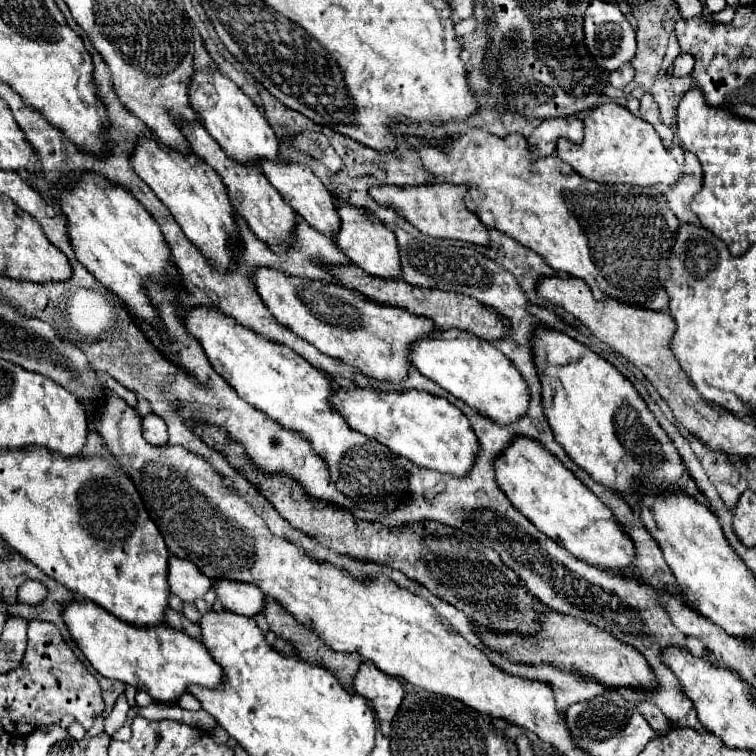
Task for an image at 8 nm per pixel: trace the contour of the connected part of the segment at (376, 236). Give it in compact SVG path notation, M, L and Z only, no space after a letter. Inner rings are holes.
M342 204L338 206L338 216L342 220L340 232L334 236L338 248L348 256L348 260L368 272L370 276L386 278L386 280L398 280L402 276L402 264L400 264L400 246L394 236L394 232L374 216L362 212L360 208Z

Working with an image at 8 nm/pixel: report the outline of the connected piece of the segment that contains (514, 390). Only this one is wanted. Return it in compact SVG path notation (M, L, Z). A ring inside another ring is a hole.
M434 330L430 338L420 340L412 348L410 358L418 372L496 424L514 424L528 412L530 388L524 376L490 342L482 342L462 330Z

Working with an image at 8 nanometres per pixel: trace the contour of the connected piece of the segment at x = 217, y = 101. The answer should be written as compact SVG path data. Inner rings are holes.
M196 72L190 82L190 104L200 112L200 120L210 136L222 146L222 150L236 160L238 164L260 164L262 160L280 160L280 142L264 118L264 114L256 108L256 104L226 76L220 72Z

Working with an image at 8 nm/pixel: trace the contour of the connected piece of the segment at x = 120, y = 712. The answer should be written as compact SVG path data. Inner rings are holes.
M122 694L122 696L118 696L112 712L108 716L104 716L104 732L108 732L112 736L124 724L128 712L130 712L130 704L128 704L126 696Z

